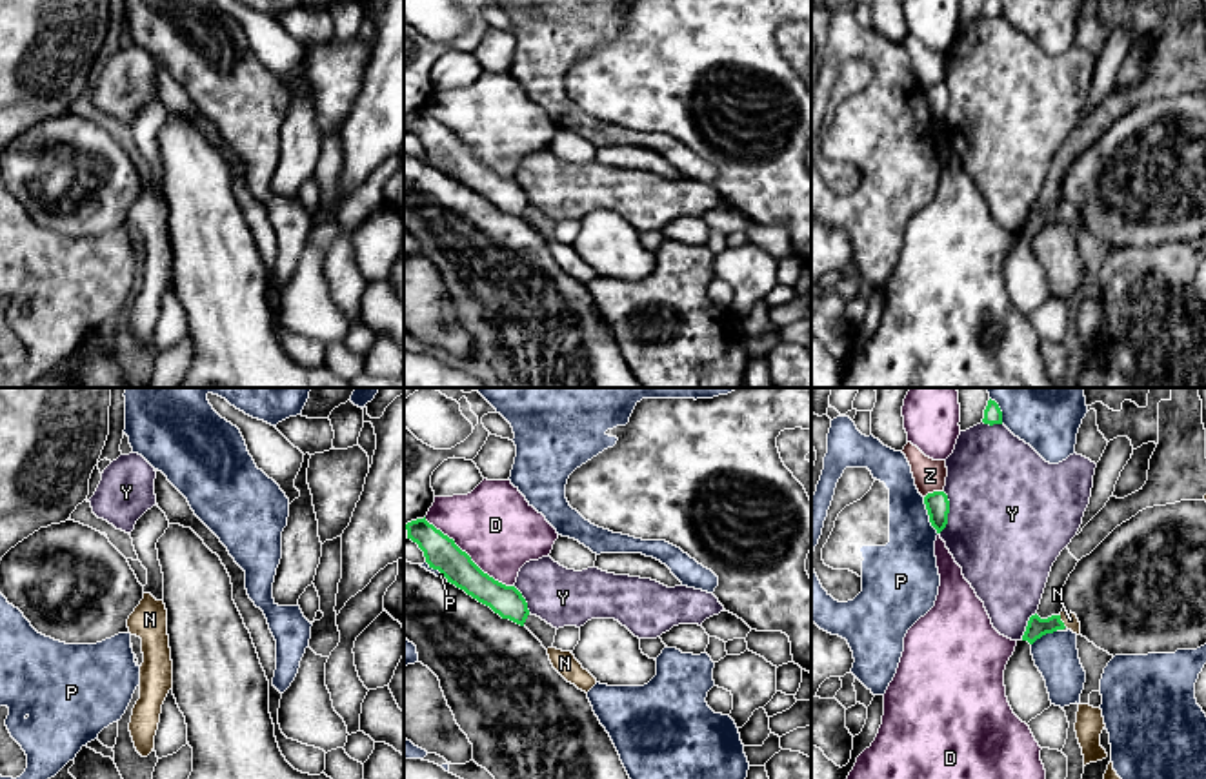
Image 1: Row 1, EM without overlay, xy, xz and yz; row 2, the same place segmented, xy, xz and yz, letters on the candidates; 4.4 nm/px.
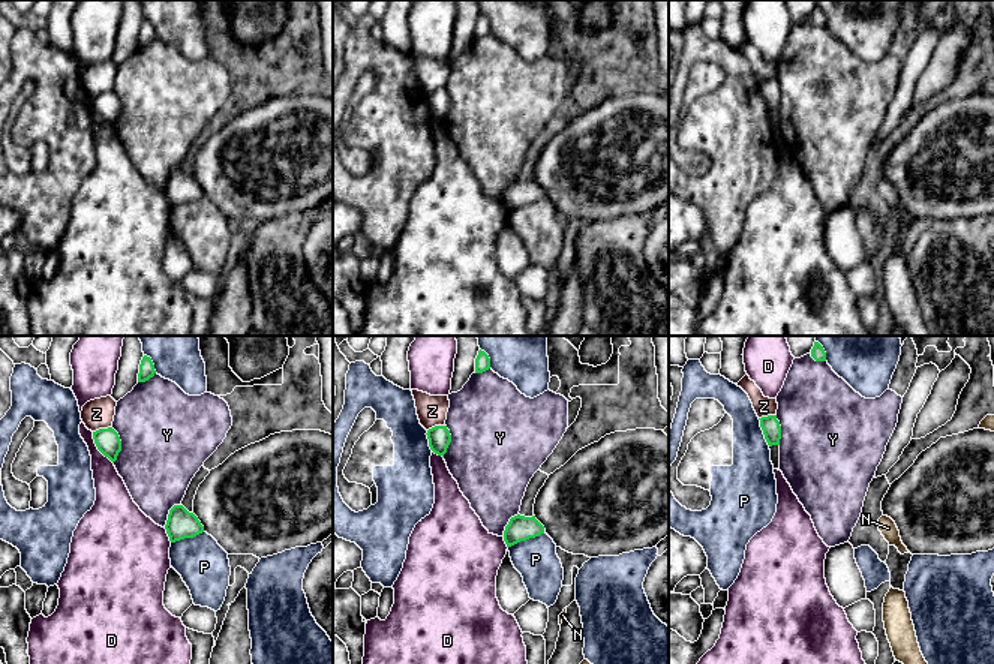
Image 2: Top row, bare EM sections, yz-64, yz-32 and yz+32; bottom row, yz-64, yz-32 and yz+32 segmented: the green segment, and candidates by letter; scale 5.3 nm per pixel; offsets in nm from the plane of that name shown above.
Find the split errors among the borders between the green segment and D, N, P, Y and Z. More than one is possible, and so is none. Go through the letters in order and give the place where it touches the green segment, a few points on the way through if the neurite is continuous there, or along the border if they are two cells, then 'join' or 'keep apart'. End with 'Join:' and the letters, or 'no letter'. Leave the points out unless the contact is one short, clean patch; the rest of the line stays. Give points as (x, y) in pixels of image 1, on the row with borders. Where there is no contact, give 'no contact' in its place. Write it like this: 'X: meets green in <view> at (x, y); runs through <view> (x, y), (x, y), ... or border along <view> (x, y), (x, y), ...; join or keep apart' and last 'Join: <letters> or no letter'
D: meets green in xz at (470, 557); keep apart
N: meets green in yz at (1061, 621); runs through yz (1037, 627), (1061, 621), (1070, 619); join
P: meets green in yz at (928, 514); keep apart
Y: meets green in yz at (948, 512); keep apart
Z: meets green in yz at (934, 492); keep apart
Join: N

